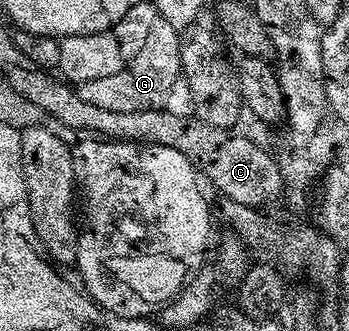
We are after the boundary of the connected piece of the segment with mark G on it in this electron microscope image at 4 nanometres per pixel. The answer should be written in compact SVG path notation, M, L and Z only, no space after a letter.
M159 20L152 23L152 31L144 47L136 54L136 59L124 67L124 71L116 71L116 75L107 75L104 79L83 81L77 86L77 93L84 103L92 103L95 107L102 107L104 111L148 111L161 109L171 100L170 92L174 84L179 83L183 76L181 65L181 49L184 46L179 30L172 27L172 23Z

